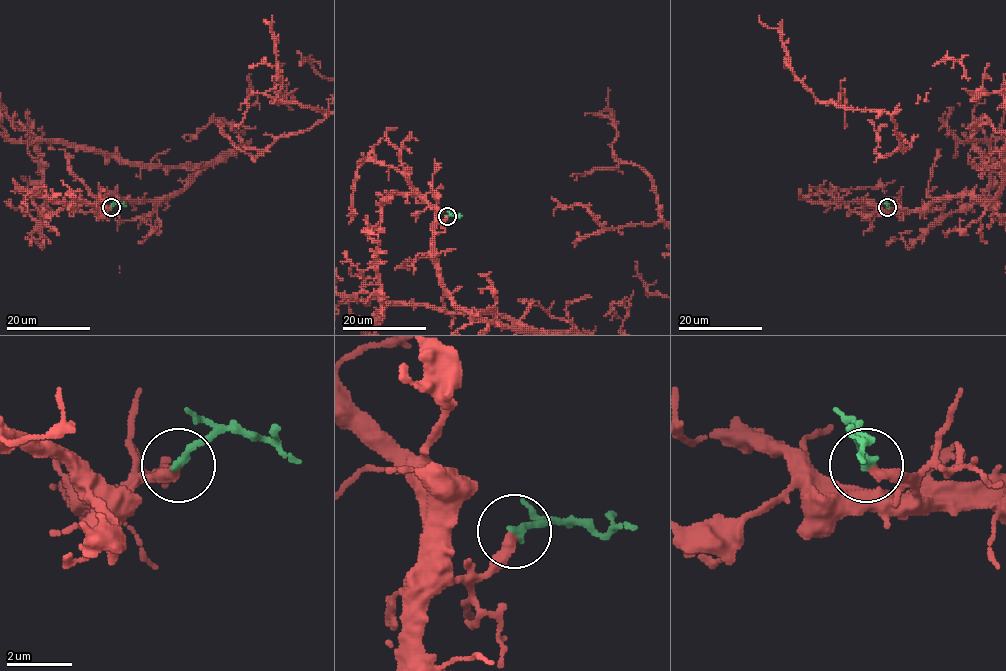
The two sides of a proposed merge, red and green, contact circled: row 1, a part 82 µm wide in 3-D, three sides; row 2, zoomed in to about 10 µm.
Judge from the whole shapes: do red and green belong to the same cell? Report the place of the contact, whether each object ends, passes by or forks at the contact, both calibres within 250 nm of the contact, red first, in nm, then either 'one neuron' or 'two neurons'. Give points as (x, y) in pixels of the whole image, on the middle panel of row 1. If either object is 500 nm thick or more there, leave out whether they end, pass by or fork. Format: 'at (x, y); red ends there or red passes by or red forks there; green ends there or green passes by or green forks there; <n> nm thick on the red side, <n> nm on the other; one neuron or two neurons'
at (447, 216); red ends there; green ends there; 280 nm thick on the red side, 240 nm on the other; one neuron

